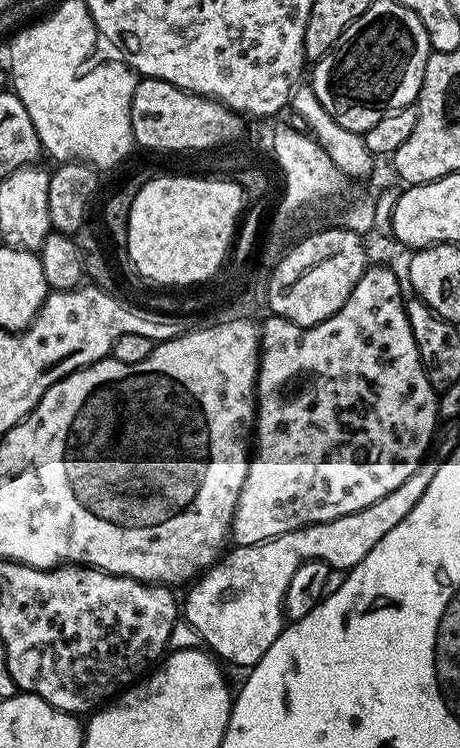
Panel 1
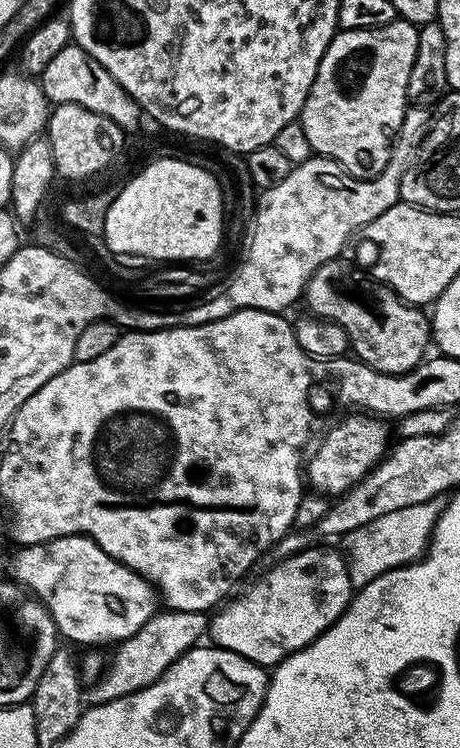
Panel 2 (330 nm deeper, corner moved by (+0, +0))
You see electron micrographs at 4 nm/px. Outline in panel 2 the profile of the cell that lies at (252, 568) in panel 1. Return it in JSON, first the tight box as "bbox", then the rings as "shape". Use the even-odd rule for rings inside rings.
{"bbox":[211,546,354,666],"shape":[[[309,546],[304,551],[297,552],[295,556],[286,556],[276,562],[280,564],[274,565],[261,580],[254,581],[241,596],[233,595],[215,613],[217,616],[211,617],[211,643],[215,647],[242,654],[242,658],[246,658],[255,664],[275,666],[283,662],[290,654],[294,654],[305,648],[310,642],[314,642],[314,638],[321,636],[347,610],[354,595],[354,589],[348,577],[345,557],[336,548],[335,550]]]}

